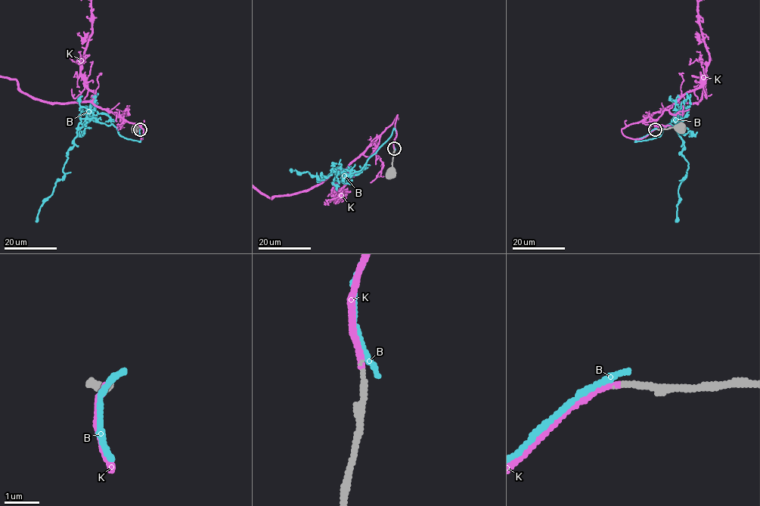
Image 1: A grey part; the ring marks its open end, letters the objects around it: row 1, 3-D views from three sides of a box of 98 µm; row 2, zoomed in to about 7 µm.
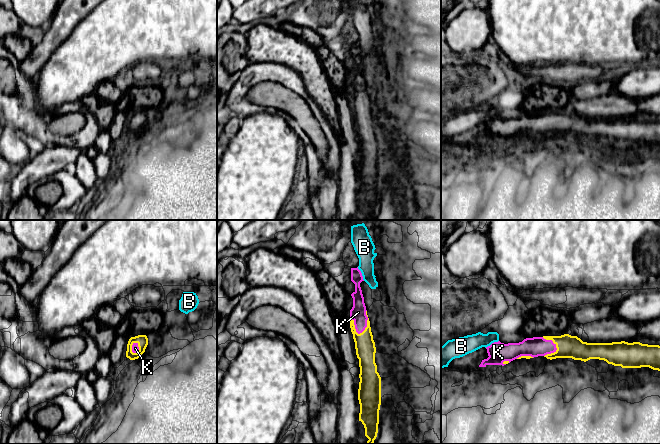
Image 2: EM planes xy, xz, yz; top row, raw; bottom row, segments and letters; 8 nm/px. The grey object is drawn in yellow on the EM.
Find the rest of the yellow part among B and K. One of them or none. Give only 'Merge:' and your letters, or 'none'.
Merge: K

